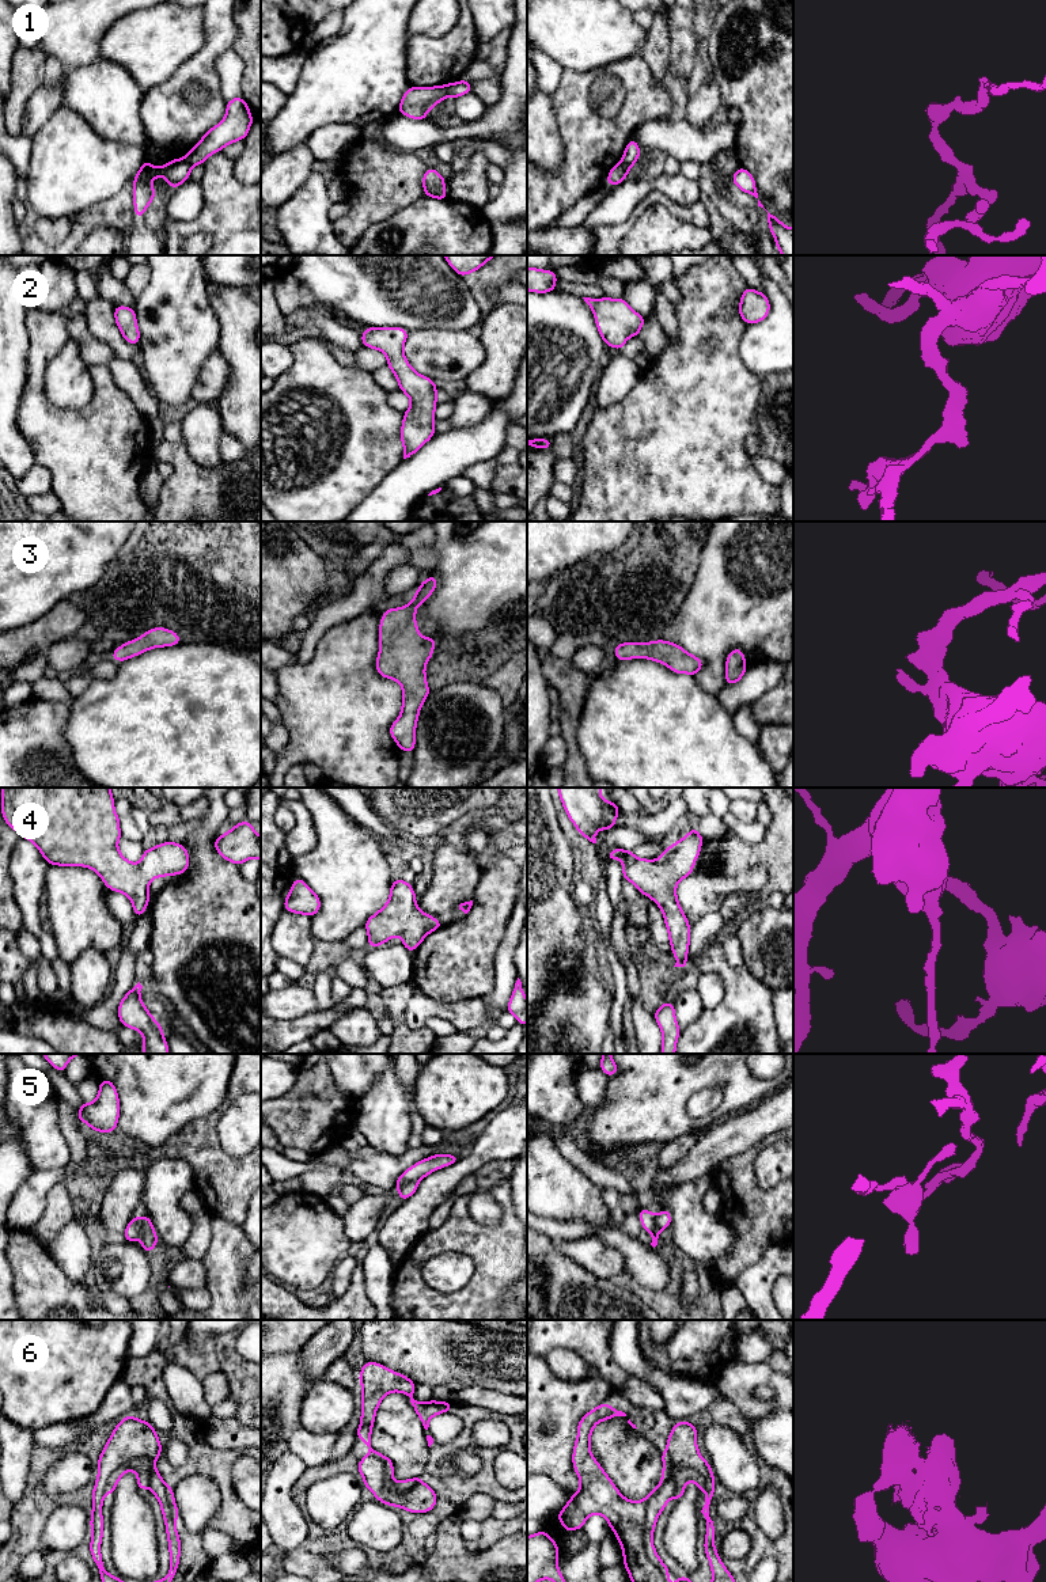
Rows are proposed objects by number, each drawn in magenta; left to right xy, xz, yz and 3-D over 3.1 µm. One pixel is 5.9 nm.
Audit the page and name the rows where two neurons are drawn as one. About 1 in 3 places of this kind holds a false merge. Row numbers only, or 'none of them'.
1, 5, 6

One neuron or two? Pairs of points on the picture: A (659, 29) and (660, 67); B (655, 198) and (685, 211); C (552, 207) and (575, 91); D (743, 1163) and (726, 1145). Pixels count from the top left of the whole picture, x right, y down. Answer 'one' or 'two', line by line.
A: one
B: one
C: one
D: two

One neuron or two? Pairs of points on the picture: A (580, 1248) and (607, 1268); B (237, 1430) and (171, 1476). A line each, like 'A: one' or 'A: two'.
A: one
B: two

